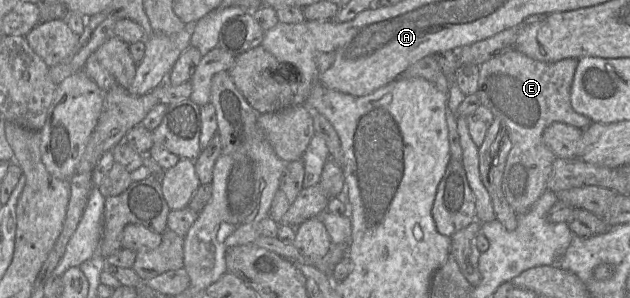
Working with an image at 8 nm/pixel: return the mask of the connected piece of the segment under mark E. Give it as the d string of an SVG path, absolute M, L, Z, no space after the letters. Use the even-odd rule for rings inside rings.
M511 50L479 66L476 94L481 105L488 108L494 118L498 117L504 122L511 142L502 175L502 190L517 215L526 213L547 190L547 181L556 157L543 142L545 128L554 122L562 122L585 129L592 123L571 105L571 86L578 60L566 58L542 62Z

